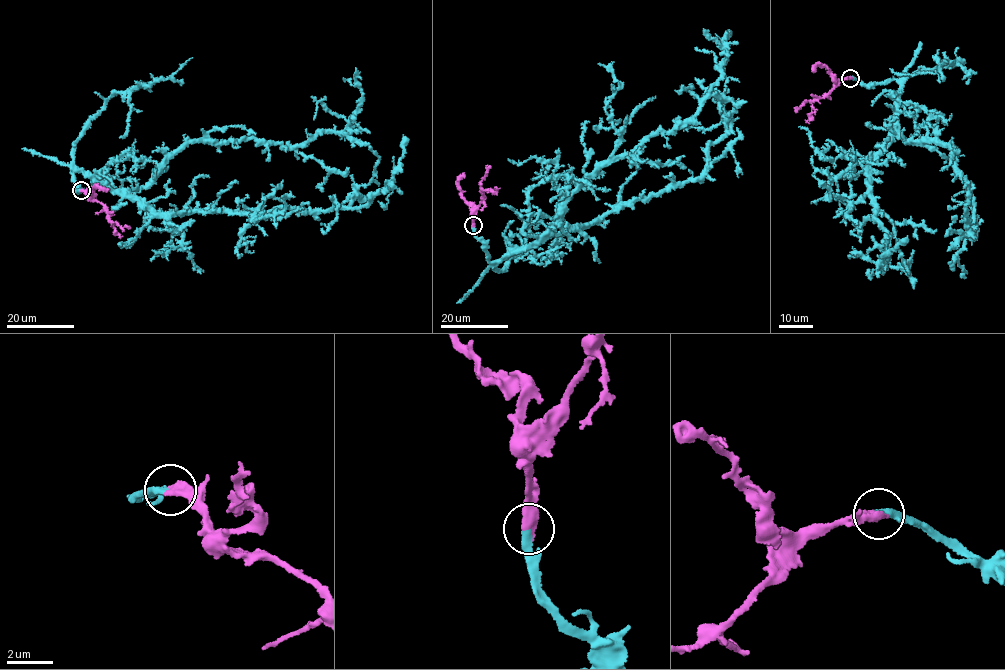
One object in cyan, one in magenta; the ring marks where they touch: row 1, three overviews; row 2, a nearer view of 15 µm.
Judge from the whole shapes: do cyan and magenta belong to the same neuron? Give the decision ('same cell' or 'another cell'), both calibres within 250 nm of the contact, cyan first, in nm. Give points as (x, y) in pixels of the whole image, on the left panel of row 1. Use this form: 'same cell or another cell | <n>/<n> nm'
same cell | 300/500 nm

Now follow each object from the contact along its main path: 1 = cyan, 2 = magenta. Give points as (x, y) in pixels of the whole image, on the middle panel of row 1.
1: (473, 225), (493, 262), (701, 177), (709, 144), (729, 126), (717, 92), (703, 88), (695, 77)
2: (473, 225), (473, 211), (483, 200), (480, 184), (486, 167), (490, 167)

